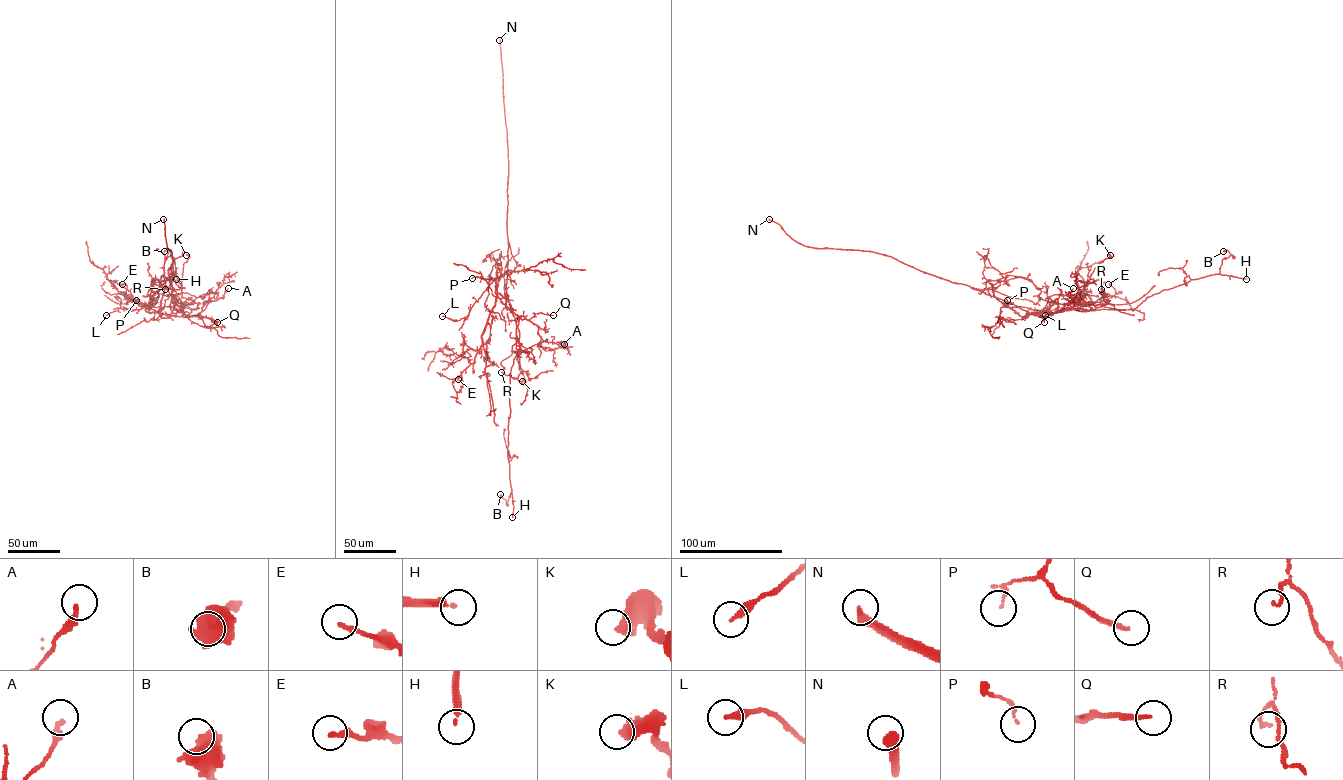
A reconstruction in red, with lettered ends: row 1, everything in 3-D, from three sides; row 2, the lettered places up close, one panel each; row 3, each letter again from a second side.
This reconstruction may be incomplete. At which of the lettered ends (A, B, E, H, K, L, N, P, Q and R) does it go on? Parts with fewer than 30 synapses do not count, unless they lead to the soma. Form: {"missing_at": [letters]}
{"missing_at": ["H", "N"]}

